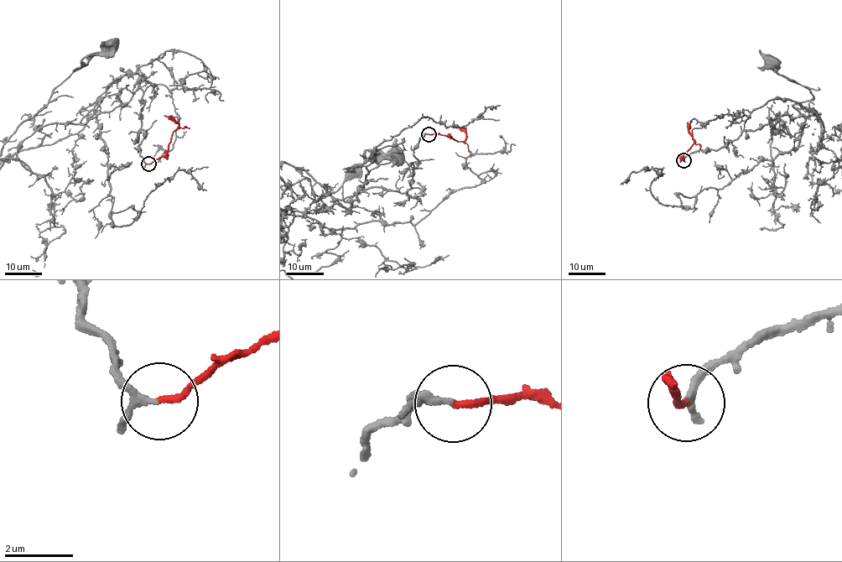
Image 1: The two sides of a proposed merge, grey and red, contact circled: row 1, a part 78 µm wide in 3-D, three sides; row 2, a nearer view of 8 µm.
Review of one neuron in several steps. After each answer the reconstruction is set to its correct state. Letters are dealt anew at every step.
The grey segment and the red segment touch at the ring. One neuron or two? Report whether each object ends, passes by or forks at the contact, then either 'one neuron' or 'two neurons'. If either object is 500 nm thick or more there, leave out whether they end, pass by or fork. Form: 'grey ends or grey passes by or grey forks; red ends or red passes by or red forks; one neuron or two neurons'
grey passes by; red ends; one neuron

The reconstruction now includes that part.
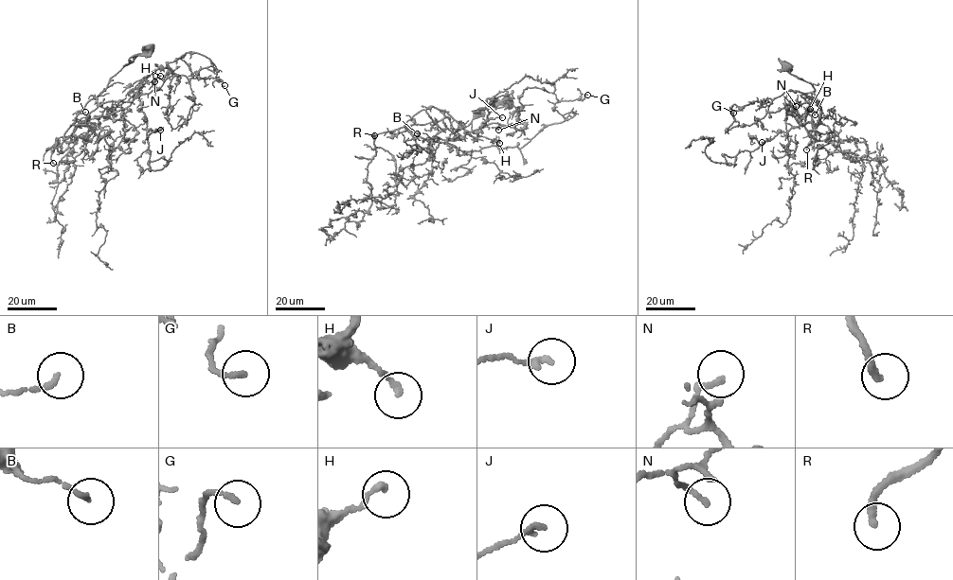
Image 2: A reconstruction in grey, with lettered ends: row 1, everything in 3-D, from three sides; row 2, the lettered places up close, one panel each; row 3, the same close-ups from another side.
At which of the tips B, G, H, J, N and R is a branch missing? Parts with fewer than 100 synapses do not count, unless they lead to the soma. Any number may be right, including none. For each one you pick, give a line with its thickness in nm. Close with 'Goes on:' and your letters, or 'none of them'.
R: 240 nm
Goes on: R

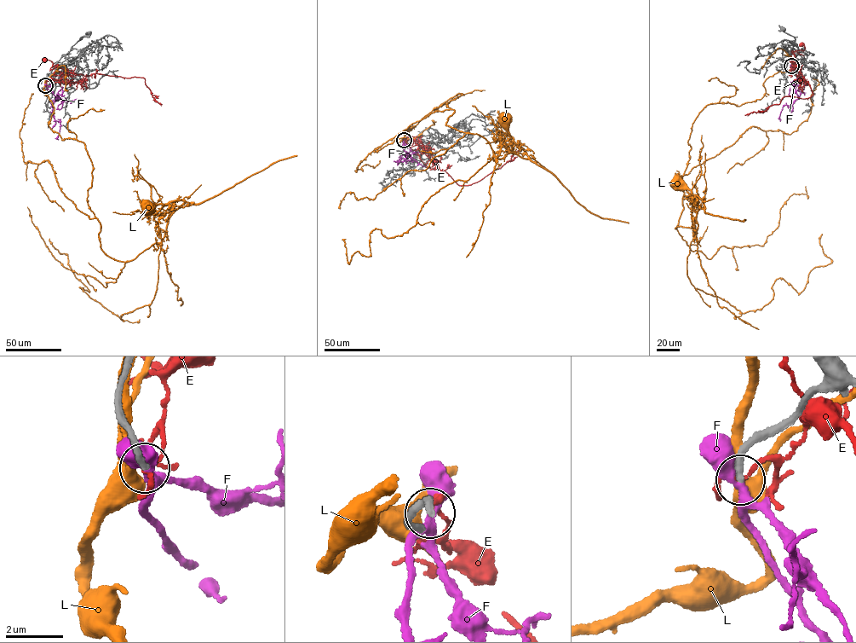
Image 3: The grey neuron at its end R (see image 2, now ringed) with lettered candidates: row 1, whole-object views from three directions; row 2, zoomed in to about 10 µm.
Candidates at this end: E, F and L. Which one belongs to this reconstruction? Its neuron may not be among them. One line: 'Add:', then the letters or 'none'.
Add: F

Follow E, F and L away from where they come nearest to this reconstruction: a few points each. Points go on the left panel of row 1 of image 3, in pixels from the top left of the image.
E: (46, 85), (48, 80), (59, 80), (64, 70), (55, 66), (50, 69), (52, 62), (44, 59)
F: (45, 84), (57, 99), (52, 106), (54, 117), (60, 123), (58, 139)
L: (45, 84), (50, 129), (91, 162), (87, 201), (107, 255), (127, 262), (161, 244), (163, 205), (149, 207)

